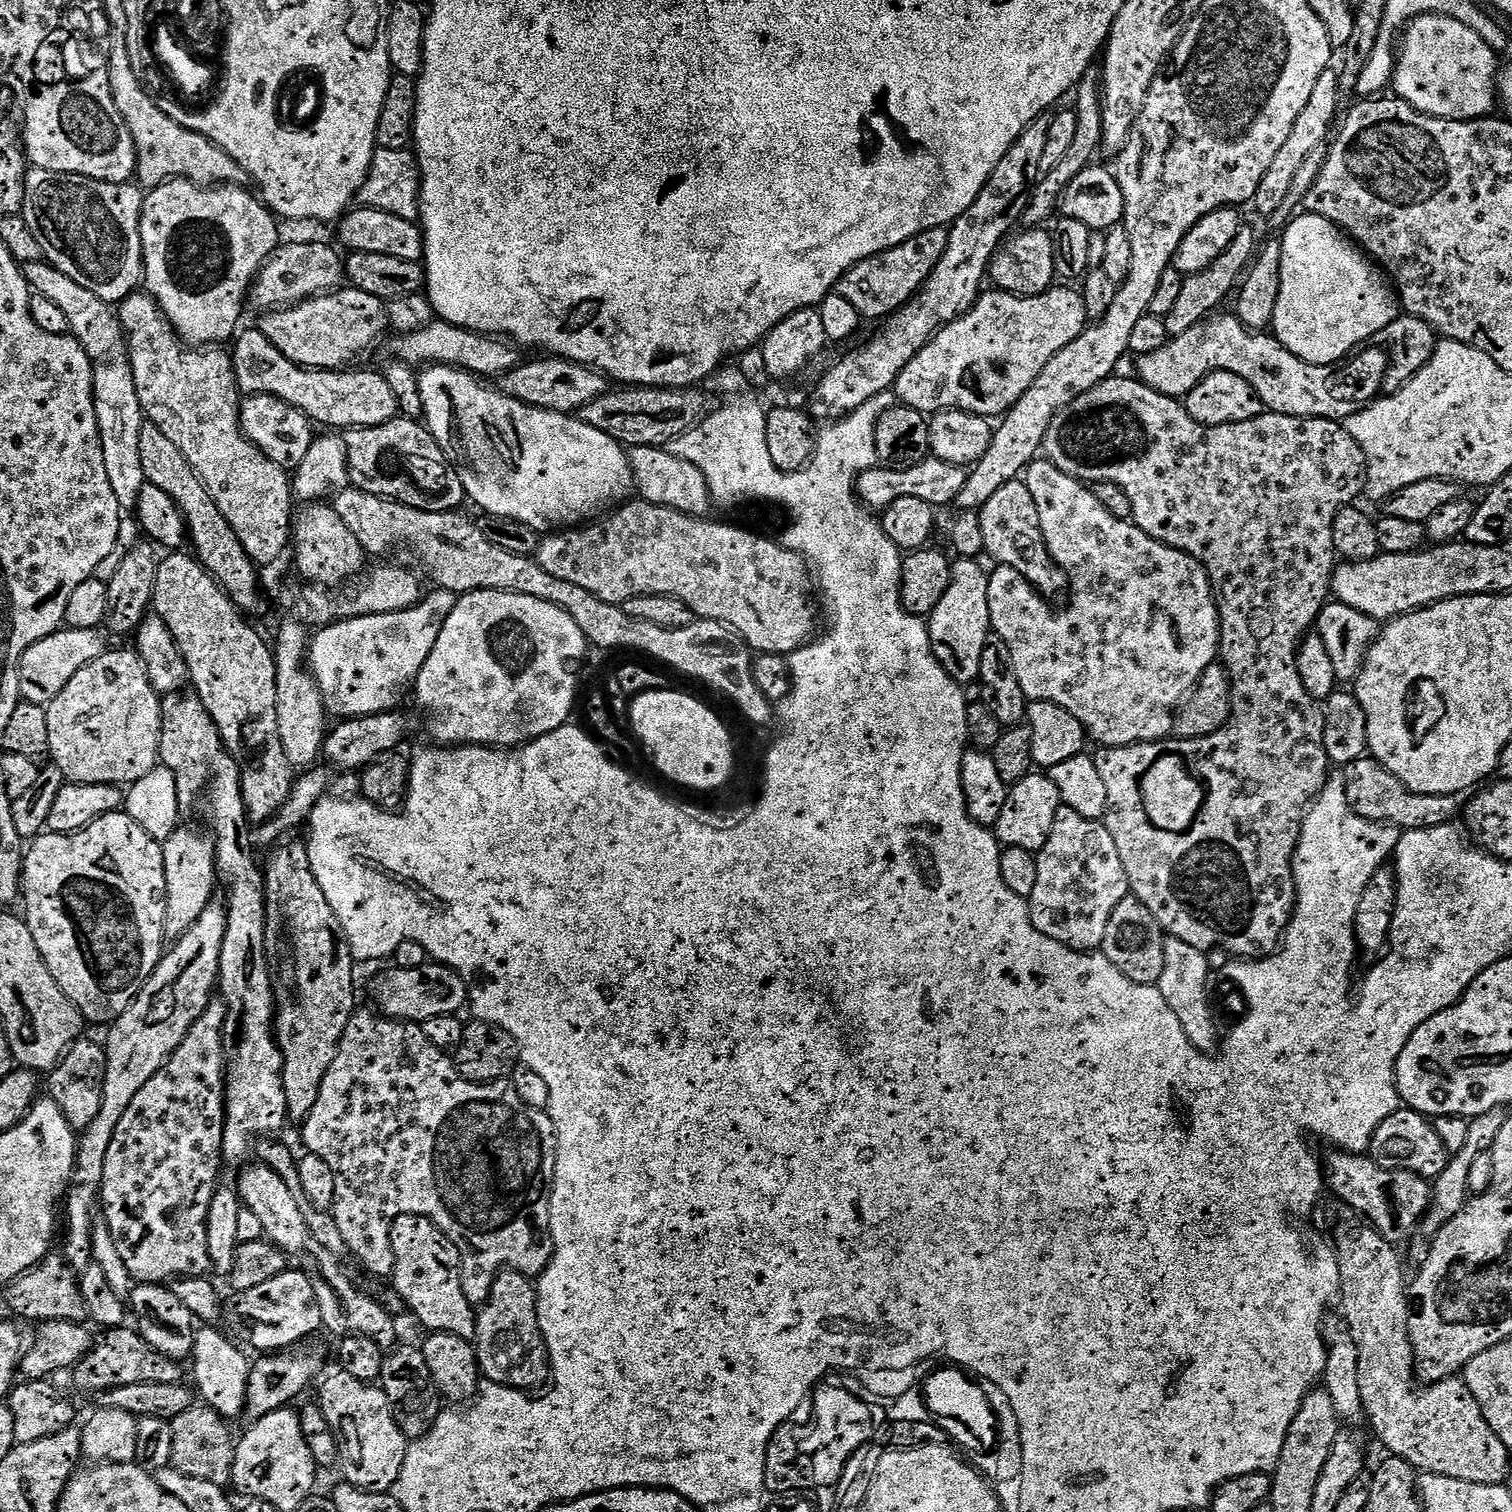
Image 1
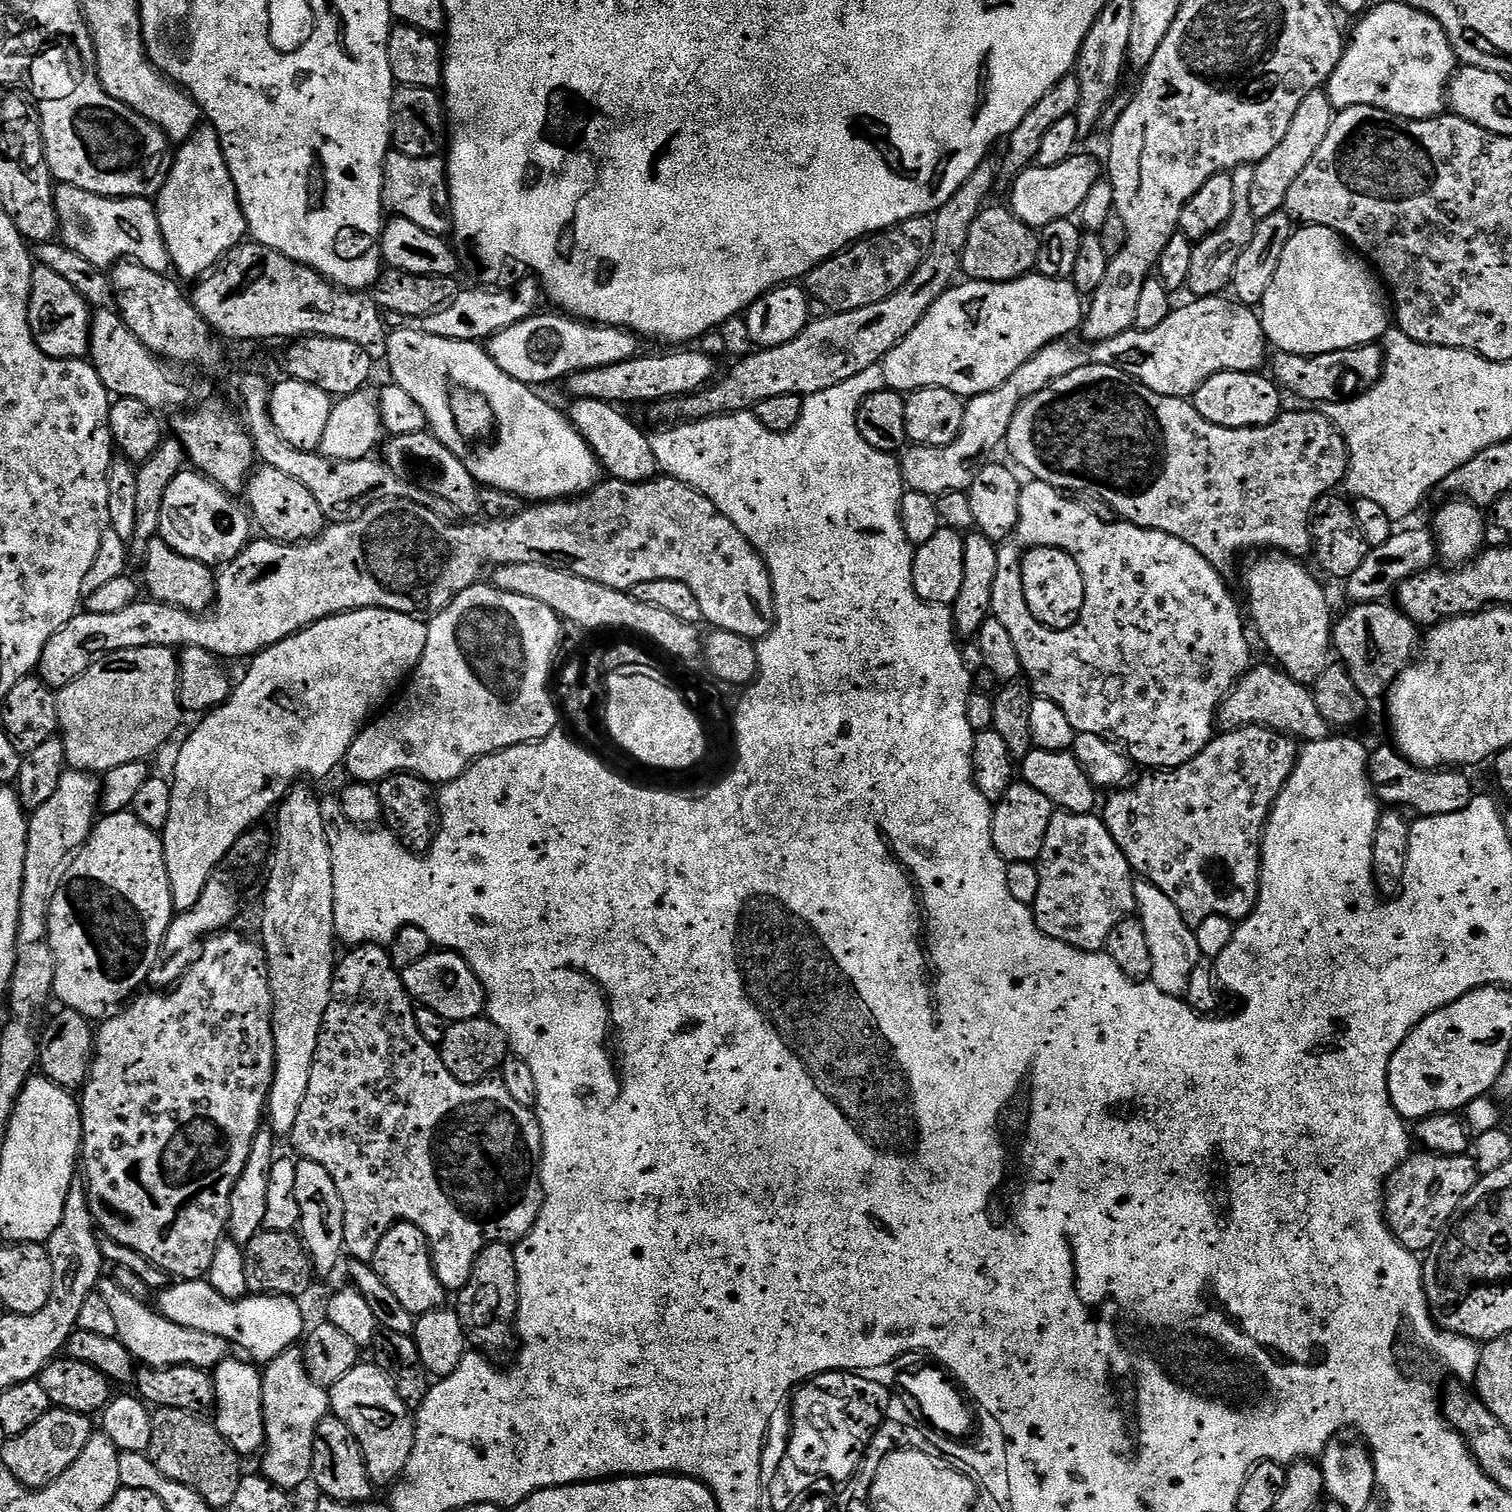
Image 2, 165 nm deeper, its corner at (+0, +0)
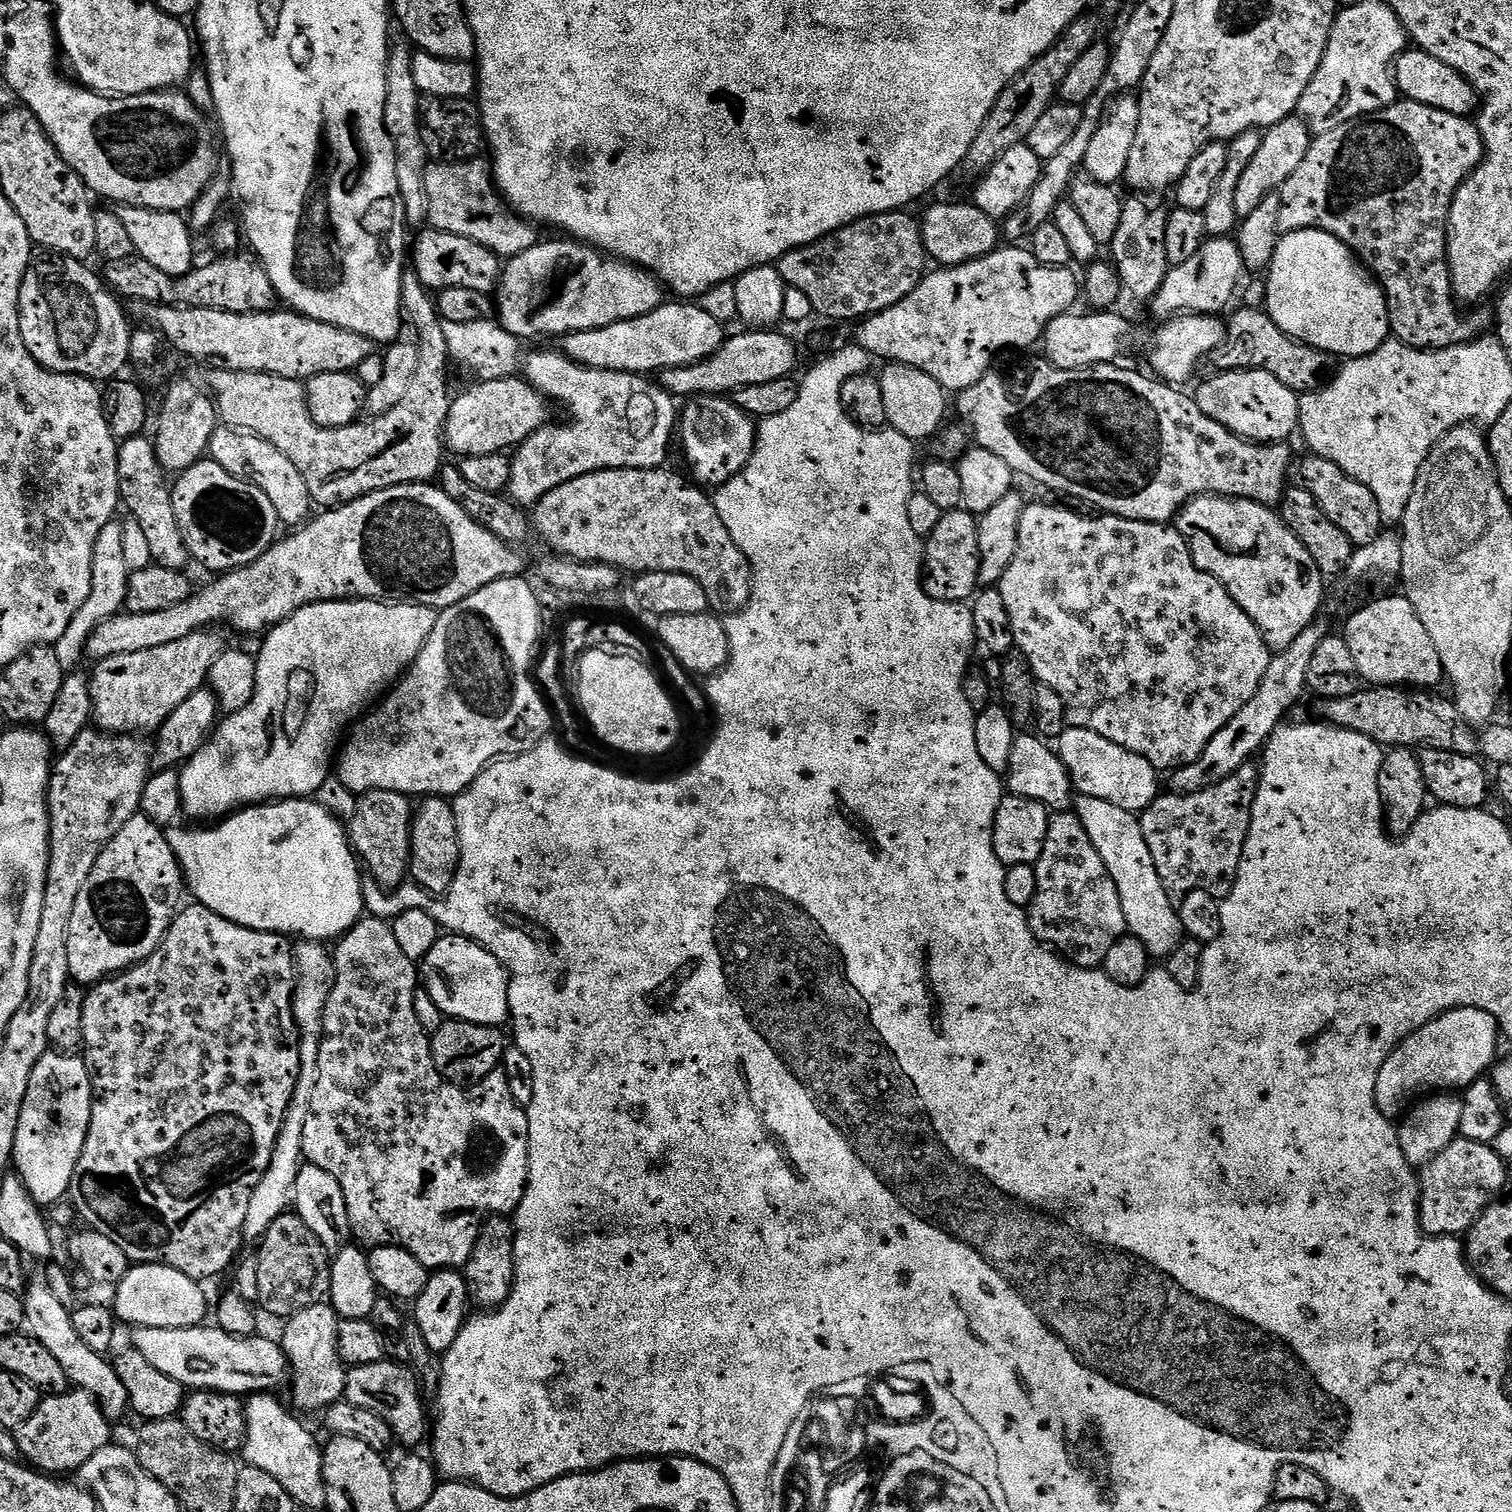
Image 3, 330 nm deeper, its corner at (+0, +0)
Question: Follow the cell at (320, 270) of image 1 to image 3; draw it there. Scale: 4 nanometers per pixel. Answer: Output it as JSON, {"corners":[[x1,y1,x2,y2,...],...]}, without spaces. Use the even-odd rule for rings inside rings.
{"corners":[[221,255,216,258,220,260,212,260,201,268,200,265,193,267,192,271,184,276,162,274,158,266,150,266,150,262,139,258,123,260,117,264,107,265,106,284,117,297,125,301,128,299,128,302,175,304,190,308,226,310,234,314,273,311,277,307,278,297,266,270,255,255,240,255]]}

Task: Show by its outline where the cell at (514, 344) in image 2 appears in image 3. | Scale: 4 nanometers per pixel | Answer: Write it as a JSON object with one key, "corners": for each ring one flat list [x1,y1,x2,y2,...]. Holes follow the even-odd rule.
{"corners":[[665,302,650,314,626,322,614,322,598,330,571,332,563,337,562,351,584,368,641,374,659,374,666,368,696,364,710,358,725,342,725,325,710,318,699,303,676,303,680,304]]}

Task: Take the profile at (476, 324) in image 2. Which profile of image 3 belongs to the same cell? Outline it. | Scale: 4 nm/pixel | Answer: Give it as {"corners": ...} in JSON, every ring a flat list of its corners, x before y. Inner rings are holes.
{"corners":[[571,238,560,239,564,240,545,239,530,250,511,257,503,265,500,285,494,293,494,312,499,325,510,334,519,337,521,341,527,342,535,336,563,338,571,332,598,330,614,322,626,322,650,314,665,303,665,289,659,279,644,268,637,268,627,260,605,254,593,245,581,244,580,241]]}

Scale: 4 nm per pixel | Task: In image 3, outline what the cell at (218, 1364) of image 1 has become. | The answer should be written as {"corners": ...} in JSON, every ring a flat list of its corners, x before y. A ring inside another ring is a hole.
{"corners":[[267,1392,249,1395,244,1405,244,1413,246,1442,242,1449,243,1463,258,1470,266,1470,266,1474,277,1480,286,1490,286,1494,303,1504,305,1509,323,1509,326,1505,326,1490,322,1478,324,1454,321,1445,316,1445,311,1430,299,1420,301,1417,291,1416,276,1394]]}

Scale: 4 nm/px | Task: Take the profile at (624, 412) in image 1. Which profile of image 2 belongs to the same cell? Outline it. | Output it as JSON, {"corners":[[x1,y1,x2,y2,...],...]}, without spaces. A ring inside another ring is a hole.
{"corners":[[986,159,978,170,974,170,974,174,970,174,966,183,958,186,958,194,954,194,946,206,934,213,934,239,930,242,930,250,902,290,890,294,890,298,882,298,882,302,874,302,874,306,834,312,824,320,812,320,804,327,802,334,794,338,794,342,756,350,749,356,737,359,733,363,736,365,721,380,713,379,708,387,647,405,649,422,656,424,652,426,675,426,711,416,727,416,730,412,755,410,758,402,778,398,778,394,813,396,822,390,830,390,830,386,838,386,838,382,846,382,846,378,854,378,854,374,866,370,866,366,881,363,885,354,894,350,894,346,898,346,898,342,902,342,906,334,910,334,910,330,922,322,926,310,930,310,930,306,942,298,947,288,953,287,956,272,958,276,961,271,960,255,970,226,989,203,988,194,997,182,997,165,991,159]]}

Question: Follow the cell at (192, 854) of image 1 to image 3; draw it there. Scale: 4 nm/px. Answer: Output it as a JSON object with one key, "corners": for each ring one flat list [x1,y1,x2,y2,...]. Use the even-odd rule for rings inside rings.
{"corners":[[327,600,321,604,308,604,298,609,289,620,283,620,263,637,264,645,256,656,256,689,254,698,250,698,242,710,225,715,213,728,211,736,193,754,188,763,179,769,182,786,183,815,189,816,192,822,219,822,233,812,253,804,266,804,274,800,298,800,315,797,318,786,330,778,334,768,334,757,342,740,342,733,353,722,365,715,399,681,400,677,411,668,426,638,430,638,430,630,436,625,437,609,418,606,417,604,398,604,378,600]]}

